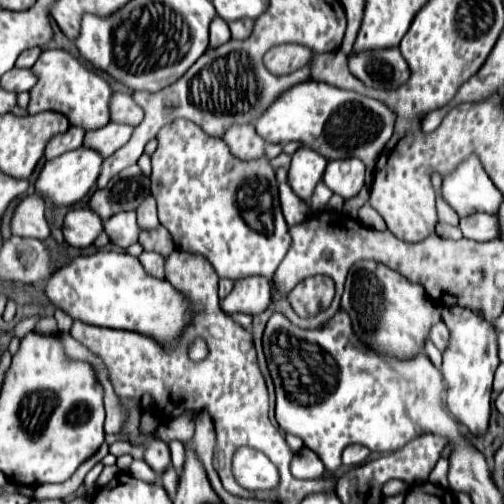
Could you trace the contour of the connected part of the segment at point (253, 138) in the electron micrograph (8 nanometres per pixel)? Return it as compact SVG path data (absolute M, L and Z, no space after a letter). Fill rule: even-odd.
M233 124L223 134L225 144L241 160L255 160L265 152L265 140L255 132L253 124Z

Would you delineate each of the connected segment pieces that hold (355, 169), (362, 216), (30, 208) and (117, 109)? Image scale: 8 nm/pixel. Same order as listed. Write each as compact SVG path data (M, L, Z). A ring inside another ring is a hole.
M359 158L329 160L323 182L331 192L349 200L365 184L365 164Z
M371 204L361 206L361 210L359 210L359 222L361 222L363 226L367 226L367 228L375 228L375 230L383 230L383 228L387 228L385 222L383 222L383 218L381 218L381 214L379 214Z
M41 194L27 196L19 202L13 214L13 220L11 220L11 230L15 236L39 238L39 240L49 238L49 226L43 216L43 196Z
M115 92L111 100L111 122L137 126L141 124L141 120L143 120L143 110L139 104L135 104L133 96L125 92Z

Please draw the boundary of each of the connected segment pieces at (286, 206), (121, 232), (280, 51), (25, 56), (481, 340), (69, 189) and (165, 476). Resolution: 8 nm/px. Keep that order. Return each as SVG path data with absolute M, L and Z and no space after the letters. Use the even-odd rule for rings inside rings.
M287 182L279 184L279 200L281 200L283 216L285 216L289 226L300 224L310 217L308 205L293 194L293 190Z
M119 212L105 220L105 232L111 238L111 242L119 248L129 248L137 242L139 226L137 226L137 214L135 212Z
M281 44L265 54L265 66L271 74L291 74L309 64L311 50L297 44Z
M39 47L25 50L25 52L23 52L21 56L19 56L19 60L16 60L15 67L31 68L38 58L39 58Z
M443 306L441 318L449 328L449 346L443 352L443 380L447 384L447 408L449 412L467 426L473 434L483 434L489 426L491 416L491 386L493 374L499 366L497 354L497 330L493 322L487 322L481 314L471 308Z
M81 146L75 152L67 152L55 160L51 160L51 164L45 164L35 186L55 206L59 206L59 208L71 206L71 204L83 200L89 194L89 190L97 184L97 178L101 174L101 164L103 164L103 156L97 150Z
M169 466L169 468L161 474L161 484L163 484L163 488L169 492L169 496L175 494L175 484L177 484L177 480L179 480L179 474L175 472L173 466Z

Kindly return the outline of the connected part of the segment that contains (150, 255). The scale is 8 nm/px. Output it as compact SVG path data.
M143 252L143 254L139 256L139 262L143 264L143 268L145 268L145 272L147 272L149 276L155 276L155 278L159 278L159 280L165 280L165 272L163 272L165 258L163 258L163 256L159 256L159 254L155 254L155 252Z

